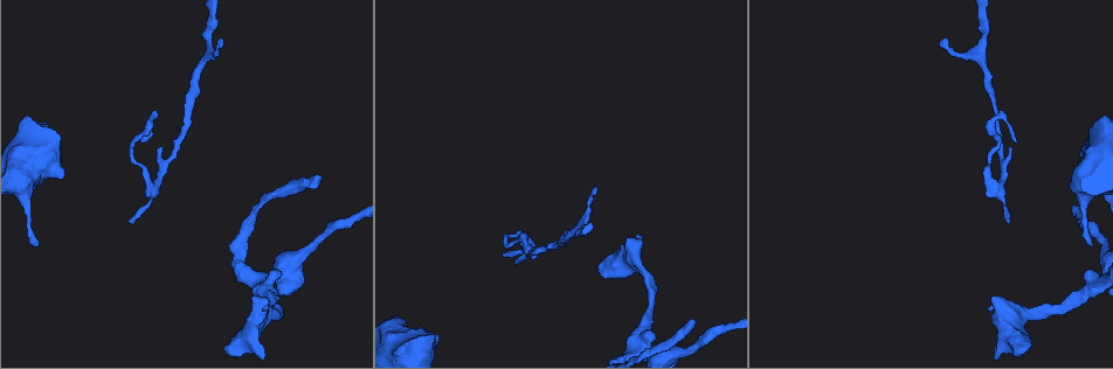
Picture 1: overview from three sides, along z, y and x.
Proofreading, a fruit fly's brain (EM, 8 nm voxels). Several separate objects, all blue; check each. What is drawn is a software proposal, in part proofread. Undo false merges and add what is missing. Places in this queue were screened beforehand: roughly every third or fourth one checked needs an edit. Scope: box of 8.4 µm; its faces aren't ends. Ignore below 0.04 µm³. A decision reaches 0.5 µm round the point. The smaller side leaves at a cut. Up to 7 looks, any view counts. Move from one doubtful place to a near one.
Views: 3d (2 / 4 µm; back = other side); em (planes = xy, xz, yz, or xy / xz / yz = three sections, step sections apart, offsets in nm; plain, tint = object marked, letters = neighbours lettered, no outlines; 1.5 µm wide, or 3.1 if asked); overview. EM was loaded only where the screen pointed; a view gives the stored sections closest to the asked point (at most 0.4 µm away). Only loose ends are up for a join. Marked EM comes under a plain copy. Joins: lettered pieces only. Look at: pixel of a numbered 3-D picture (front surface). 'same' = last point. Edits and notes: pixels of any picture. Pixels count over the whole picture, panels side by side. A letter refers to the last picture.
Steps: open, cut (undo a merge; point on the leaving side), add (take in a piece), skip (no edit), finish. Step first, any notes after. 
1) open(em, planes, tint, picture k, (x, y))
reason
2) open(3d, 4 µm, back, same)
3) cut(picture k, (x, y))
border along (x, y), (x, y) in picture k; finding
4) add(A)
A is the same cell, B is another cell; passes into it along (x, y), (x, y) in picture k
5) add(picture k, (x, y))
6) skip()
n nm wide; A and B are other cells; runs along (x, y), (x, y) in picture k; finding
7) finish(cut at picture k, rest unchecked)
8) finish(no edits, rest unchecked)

open(em, yz, step 4, letters, picture 1, (37, 245))
long arm stops here

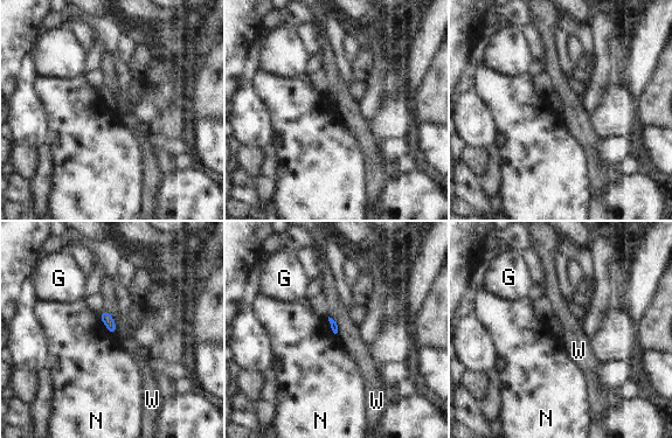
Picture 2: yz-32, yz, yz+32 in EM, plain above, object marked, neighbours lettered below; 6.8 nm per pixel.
skip()
W touches over 50 nm; G, N and W are other cells; none of them fits

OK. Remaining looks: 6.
open(3d, 4 µm, picture 1, (131, 221))
tapers out

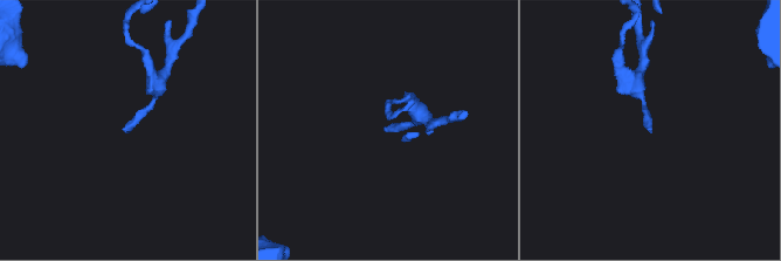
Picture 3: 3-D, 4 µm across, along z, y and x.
open(em, planes, letters, picture 3, (386, 131))
need the tissue

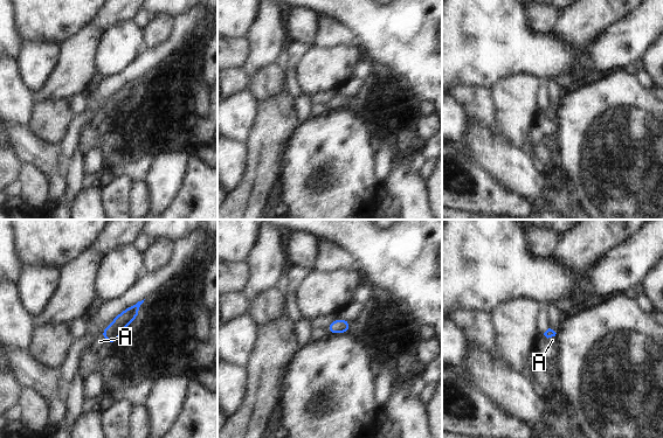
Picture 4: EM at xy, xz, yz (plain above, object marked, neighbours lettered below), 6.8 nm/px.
add(A)
A is the same cell; passes into it along (118, 325), (105, 339), (99, 341) in picture 4; it goes on there

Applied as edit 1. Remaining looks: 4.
open(3d, 4 µm, picture 1, (988, 309))
free end

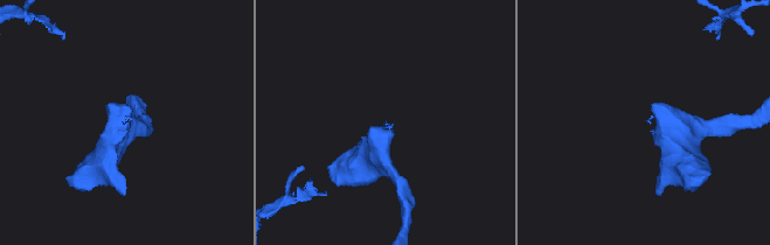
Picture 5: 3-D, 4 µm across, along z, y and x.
open(em, planes, letters, picture 5, (131, 117))
shape alone is not enough

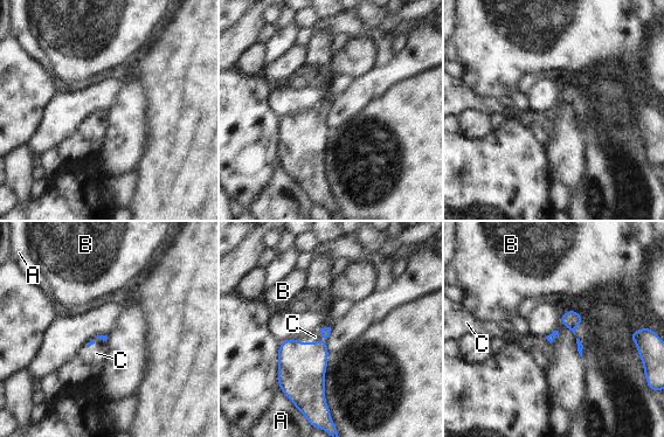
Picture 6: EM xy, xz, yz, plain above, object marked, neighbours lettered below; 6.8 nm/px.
add(C)
C is the same cell, A and B are other cells; passes into it along (302, 368), (310, 342), (315, 337) in picture 6; it goes on there

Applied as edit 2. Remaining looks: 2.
finish(add at picture 4, add at picture 6, rest unchecked)

